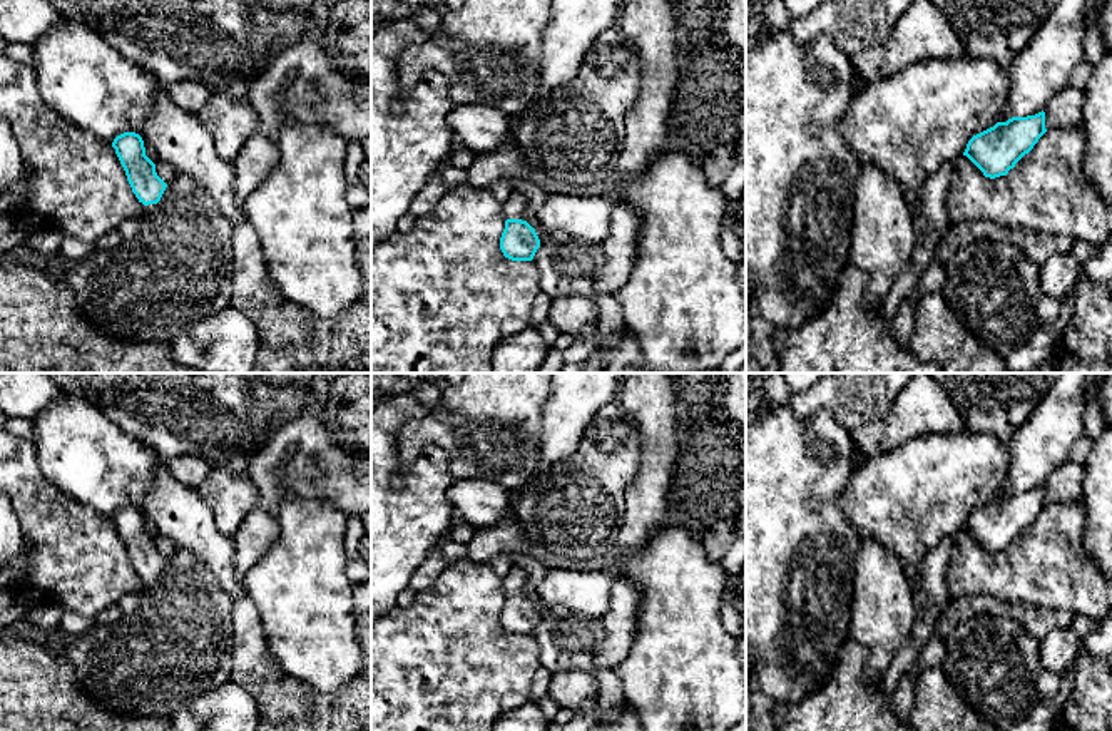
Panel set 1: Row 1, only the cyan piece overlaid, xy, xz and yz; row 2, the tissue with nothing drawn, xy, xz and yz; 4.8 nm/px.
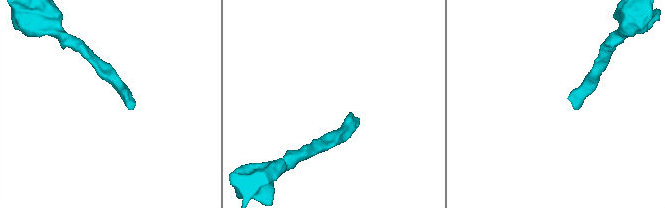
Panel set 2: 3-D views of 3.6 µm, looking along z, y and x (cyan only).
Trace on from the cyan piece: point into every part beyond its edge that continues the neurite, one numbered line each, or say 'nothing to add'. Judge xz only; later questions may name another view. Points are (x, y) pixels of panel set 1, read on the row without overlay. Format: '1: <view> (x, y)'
1: xz (517, 579)

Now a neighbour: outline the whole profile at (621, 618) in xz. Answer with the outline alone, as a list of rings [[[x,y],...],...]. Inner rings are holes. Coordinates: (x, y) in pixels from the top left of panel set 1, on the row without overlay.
[[[617,575],[607,612],[600,617],[605,627],[605,641],[595,657],[595,666],[615,669],[629,654],[635,636],[640,609],[640,590],[625,577]]]

